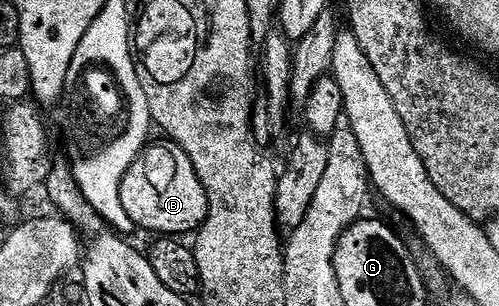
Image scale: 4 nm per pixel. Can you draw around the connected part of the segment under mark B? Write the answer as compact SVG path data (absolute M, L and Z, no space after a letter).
M159 139L156 145L148 144L129 167L121 183L121 207L125 207L132 226L155 233L151 235L187 235L183 233L194 234L202 227L207 217L207 196L189 155L172 141Z

